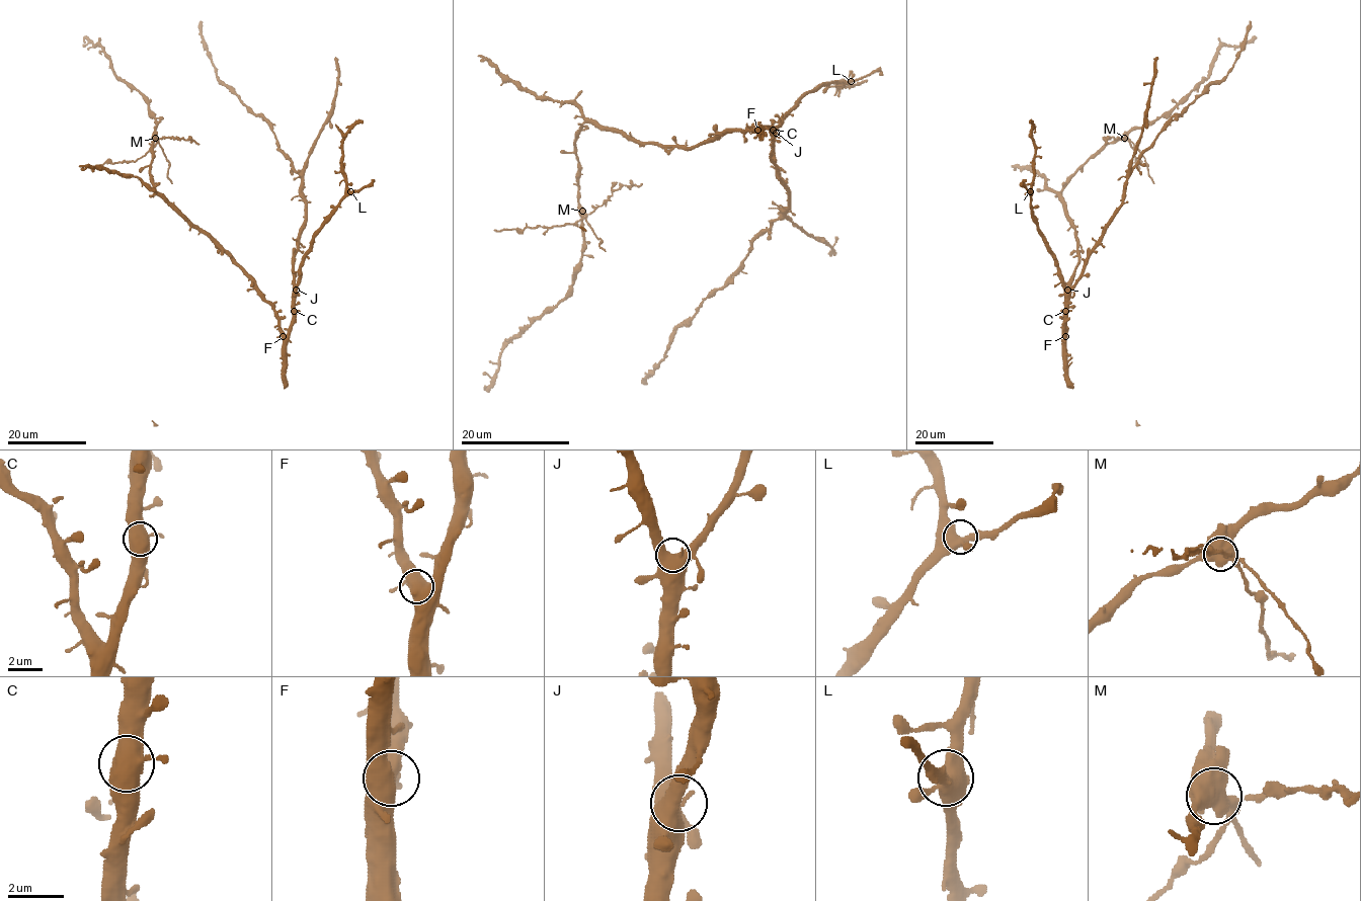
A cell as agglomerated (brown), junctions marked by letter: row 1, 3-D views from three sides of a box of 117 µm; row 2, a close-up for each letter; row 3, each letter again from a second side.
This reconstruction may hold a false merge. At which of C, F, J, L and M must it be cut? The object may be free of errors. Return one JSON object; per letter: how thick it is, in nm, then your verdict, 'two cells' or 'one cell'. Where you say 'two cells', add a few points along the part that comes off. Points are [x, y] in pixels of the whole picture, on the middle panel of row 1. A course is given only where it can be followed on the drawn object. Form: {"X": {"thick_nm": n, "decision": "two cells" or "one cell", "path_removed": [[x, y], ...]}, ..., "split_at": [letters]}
{"C": {"thick_nm": 600, "decision": "one cell"}, "F": {"thick_nm": 550, "decision": "one cell"}, "J": {"thick_nm": 500, "decision": "one cell"}, "L": {"thick_nm": 440, "decision": "one cell"}, "M": {"thick_nm": 650, "decision": "two cells", "path_removed": [[582, 211], [585, 215], [574, 224], [494, 230]]}, "split_at": ["M"]}

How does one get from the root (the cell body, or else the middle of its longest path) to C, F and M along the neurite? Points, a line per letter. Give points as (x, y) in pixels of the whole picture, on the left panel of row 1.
C: (270, 304), (278, 327), (286, 335), (294, 311)
F: (270, 304), (283, 336)
M: (270, 304), (255, 282), (221, 248), (192, 227), (156, 191), (150, 173), (152, 141), (155, 138)

